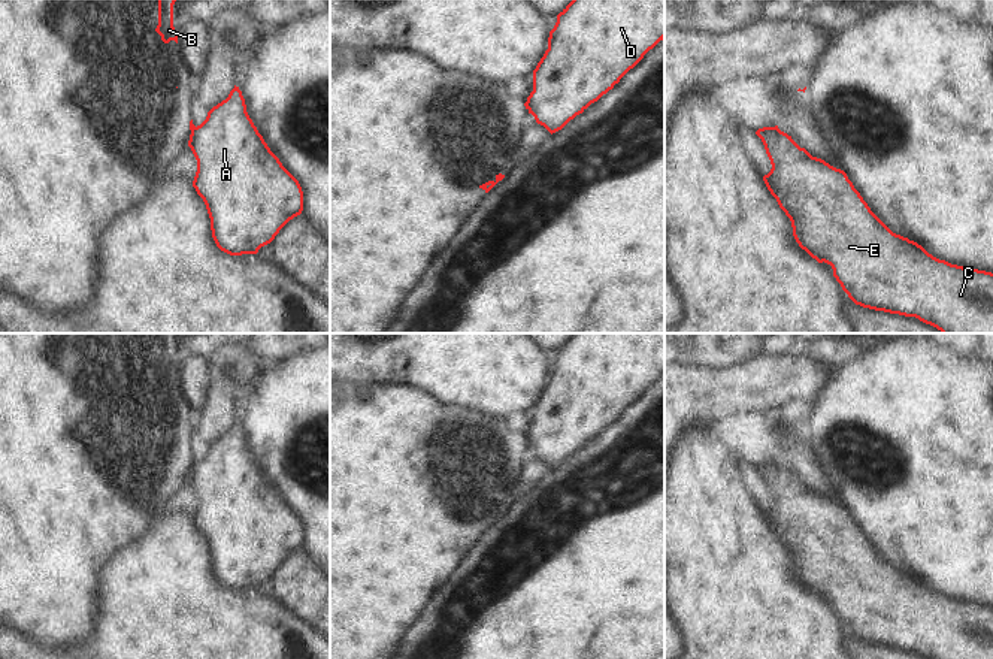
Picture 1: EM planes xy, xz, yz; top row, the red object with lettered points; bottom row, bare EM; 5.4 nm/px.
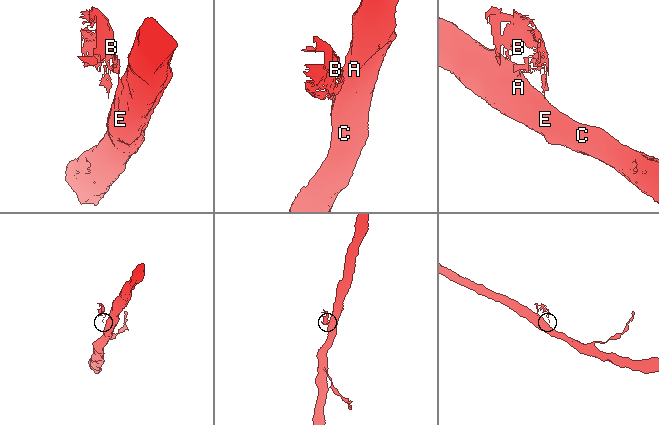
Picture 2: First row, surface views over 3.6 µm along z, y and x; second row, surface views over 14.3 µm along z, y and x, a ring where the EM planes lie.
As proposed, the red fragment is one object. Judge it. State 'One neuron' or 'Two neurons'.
Two neurons.

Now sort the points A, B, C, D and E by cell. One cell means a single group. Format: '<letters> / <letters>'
A C D E / B

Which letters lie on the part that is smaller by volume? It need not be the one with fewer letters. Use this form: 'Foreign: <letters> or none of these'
Foreign: B

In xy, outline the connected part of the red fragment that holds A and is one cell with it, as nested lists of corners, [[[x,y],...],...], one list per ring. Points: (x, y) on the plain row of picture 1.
[[[234,420],[228,432],[208,447],[206,454],[191,466],[188,481],[197,495],[193,522],[206,539],[212,572],[221,586],[230,590],[257,589],[261,581],[275,574],[290,554],[302,548],[302,522],[258,468],[246,447],[239,421]]]

